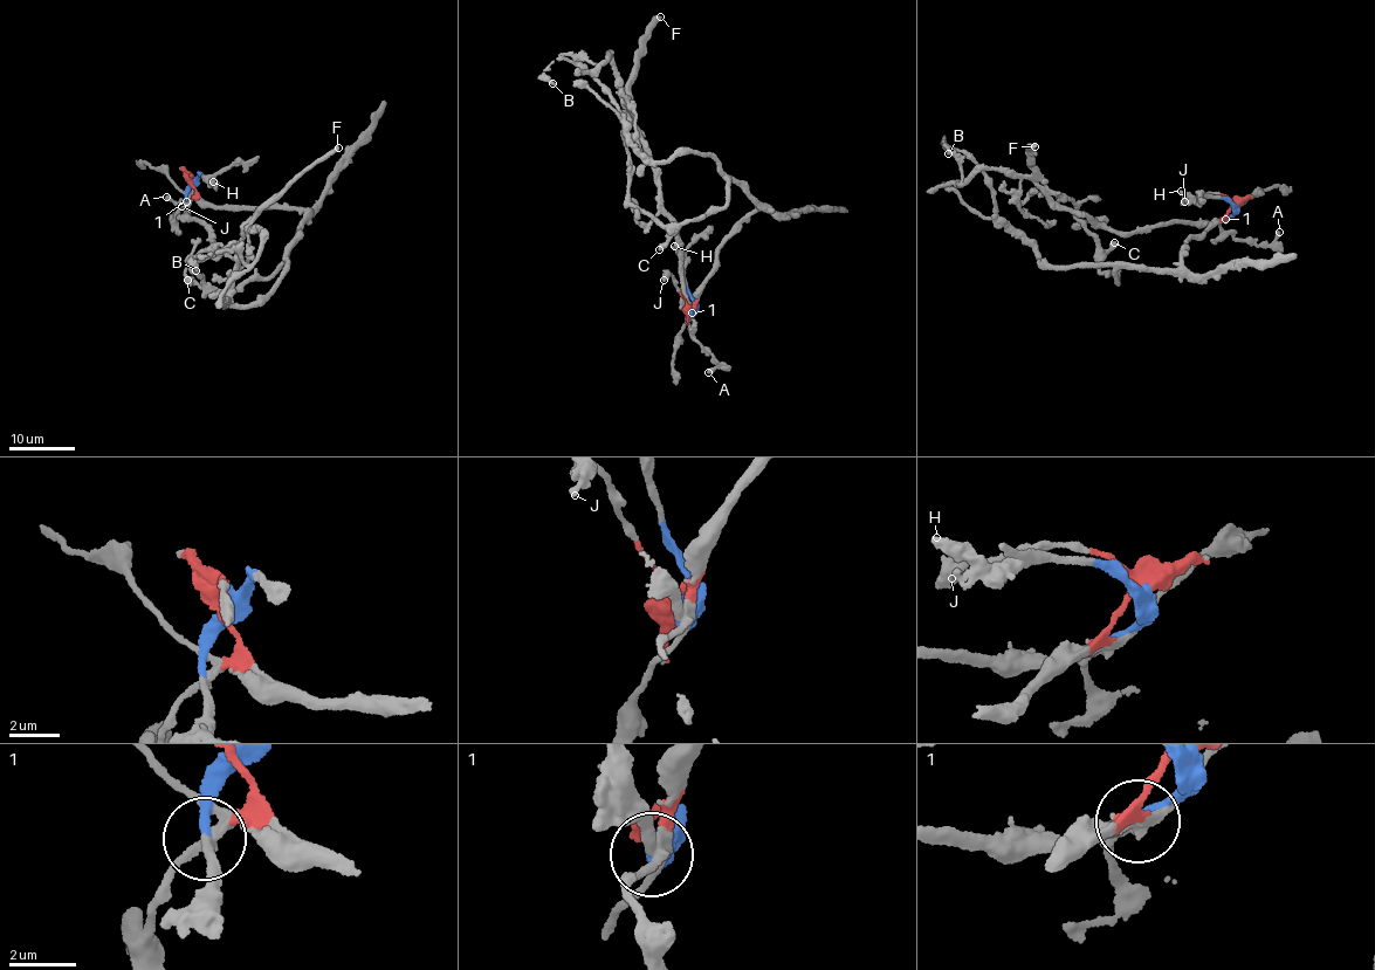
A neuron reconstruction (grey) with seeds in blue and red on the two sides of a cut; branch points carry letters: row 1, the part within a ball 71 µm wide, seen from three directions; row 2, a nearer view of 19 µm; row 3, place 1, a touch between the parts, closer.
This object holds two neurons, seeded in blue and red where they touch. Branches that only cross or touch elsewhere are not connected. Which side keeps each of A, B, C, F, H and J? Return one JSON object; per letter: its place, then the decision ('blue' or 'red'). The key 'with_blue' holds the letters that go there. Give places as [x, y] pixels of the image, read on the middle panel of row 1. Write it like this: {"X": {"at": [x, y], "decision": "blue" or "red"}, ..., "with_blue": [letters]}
{"A": {"at": [708, 372], "decision": "red"}, "B": {"at": [552, 83], "decision": "red"}, "C": {"at": [659, 249], "decision": "red"}, "F": {"at": [660, 16], "decision": "blue"}, "H": {"at": [674, 246], "decision": "blue"}, "J": {"at": [664, 280], "decision": "red"}, "with_blue": ["F", "H"]}

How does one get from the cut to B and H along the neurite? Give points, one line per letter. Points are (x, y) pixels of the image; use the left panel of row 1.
B: (193, 181), (208, 205), (306, 217), (266, 297), (222, 297), (229, 243), (197, 270)
H: (193, 181), (201, 174), (213, 185), (213, 181)

